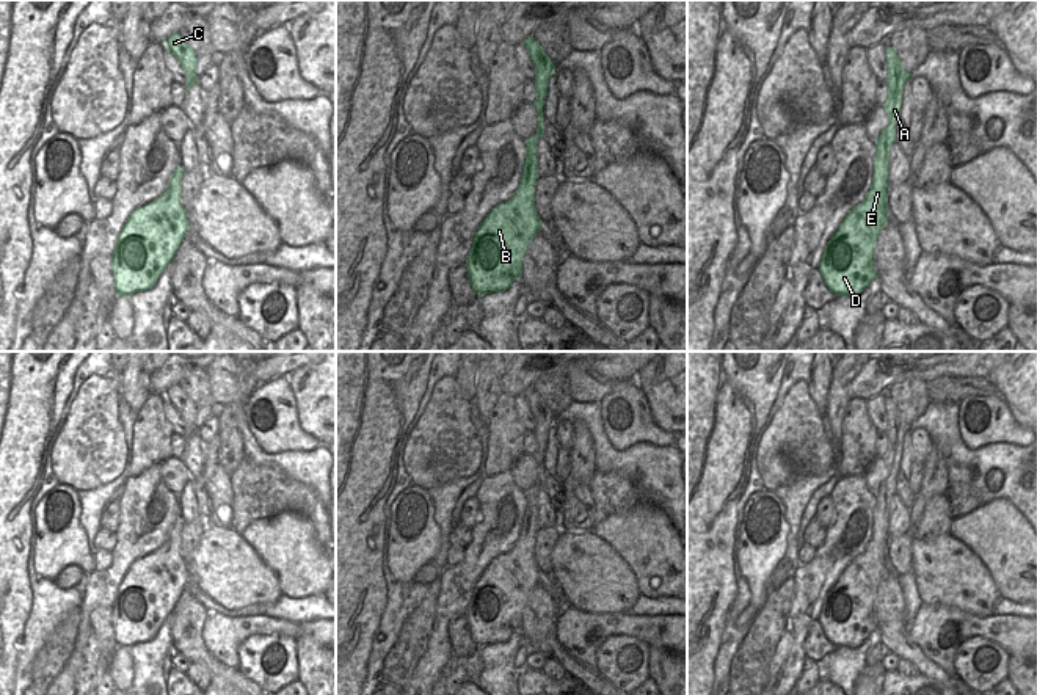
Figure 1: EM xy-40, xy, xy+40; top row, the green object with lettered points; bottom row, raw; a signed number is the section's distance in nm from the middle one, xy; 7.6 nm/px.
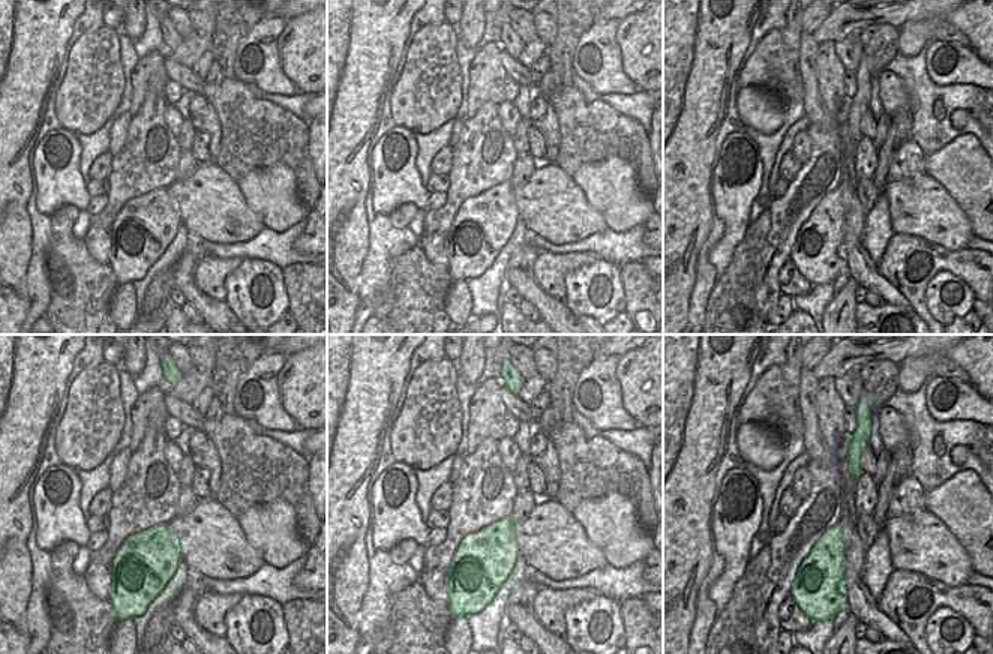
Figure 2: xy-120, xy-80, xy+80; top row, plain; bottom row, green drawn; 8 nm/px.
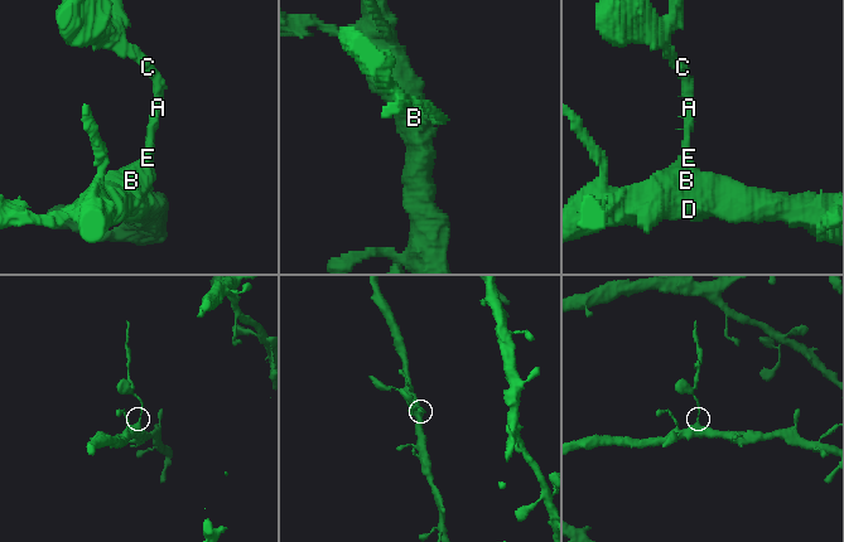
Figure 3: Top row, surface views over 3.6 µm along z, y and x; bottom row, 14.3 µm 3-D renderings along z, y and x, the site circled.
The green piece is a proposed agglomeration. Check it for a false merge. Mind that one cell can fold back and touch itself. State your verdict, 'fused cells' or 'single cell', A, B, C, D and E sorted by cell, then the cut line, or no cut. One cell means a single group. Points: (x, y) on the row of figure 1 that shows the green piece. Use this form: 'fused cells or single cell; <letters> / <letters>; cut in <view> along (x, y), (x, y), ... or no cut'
fused cells; A C / B D E; cut in xy+40 along (890, 143), (884, 154), (876, 152)

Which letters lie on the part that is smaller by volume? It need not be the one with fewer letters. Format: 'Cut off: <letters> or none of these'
Cut off: A, C

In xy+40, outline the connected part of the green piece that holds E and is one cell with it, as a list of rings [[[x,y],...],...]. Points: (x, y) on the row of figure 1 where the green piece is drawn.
[[[886,143],[885,155],[875,152],[868,196],[844,217],[821,257],[819,273],[836,297],[857,297],[879,276],[874,249],[888,223],[890,149]]]

